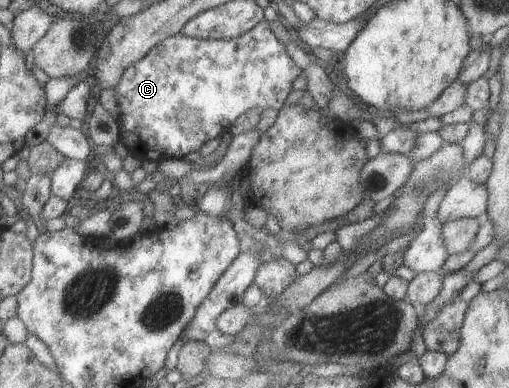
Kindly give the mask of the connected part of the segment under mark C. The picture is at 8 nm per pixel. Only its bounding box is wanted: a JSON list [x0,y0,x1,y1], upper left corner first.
[114,19,303,164]

